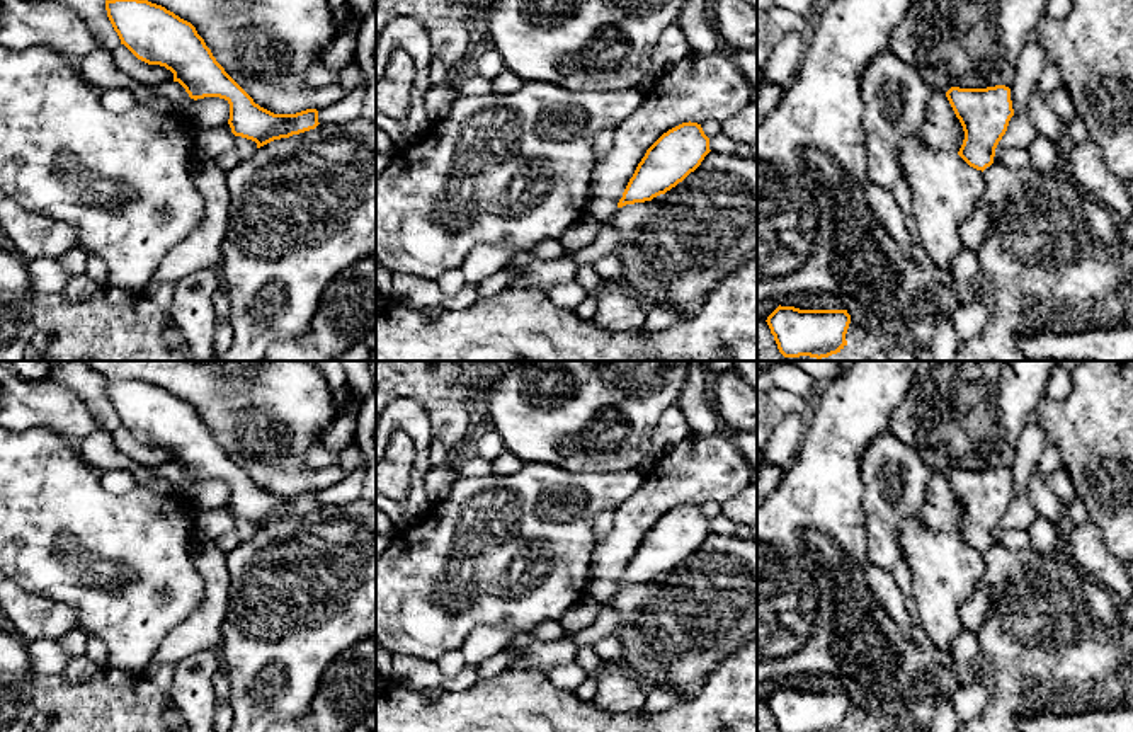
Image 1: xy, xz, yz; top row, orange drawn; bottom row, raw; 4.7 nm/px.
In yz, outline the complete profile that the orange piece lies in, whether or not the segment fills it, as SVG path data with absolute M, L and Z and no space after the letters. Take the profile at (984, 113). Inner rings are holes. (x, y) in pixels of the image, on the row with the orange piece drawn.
M951 87L946 92L946 97L965 131L965 140L958 155L970 167L983 172L994 162L1004 163L1012 170L1031 165L1028 148L1011 148L1000 155L995 153L995 148L1014 116L1009 87Z

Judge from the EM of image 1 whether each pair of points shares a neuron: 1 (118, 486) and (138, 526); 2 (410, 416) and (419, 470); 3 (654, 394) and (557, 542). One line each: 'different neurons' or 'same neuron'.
1: different neurons
2: same neuron
3: different neurons

